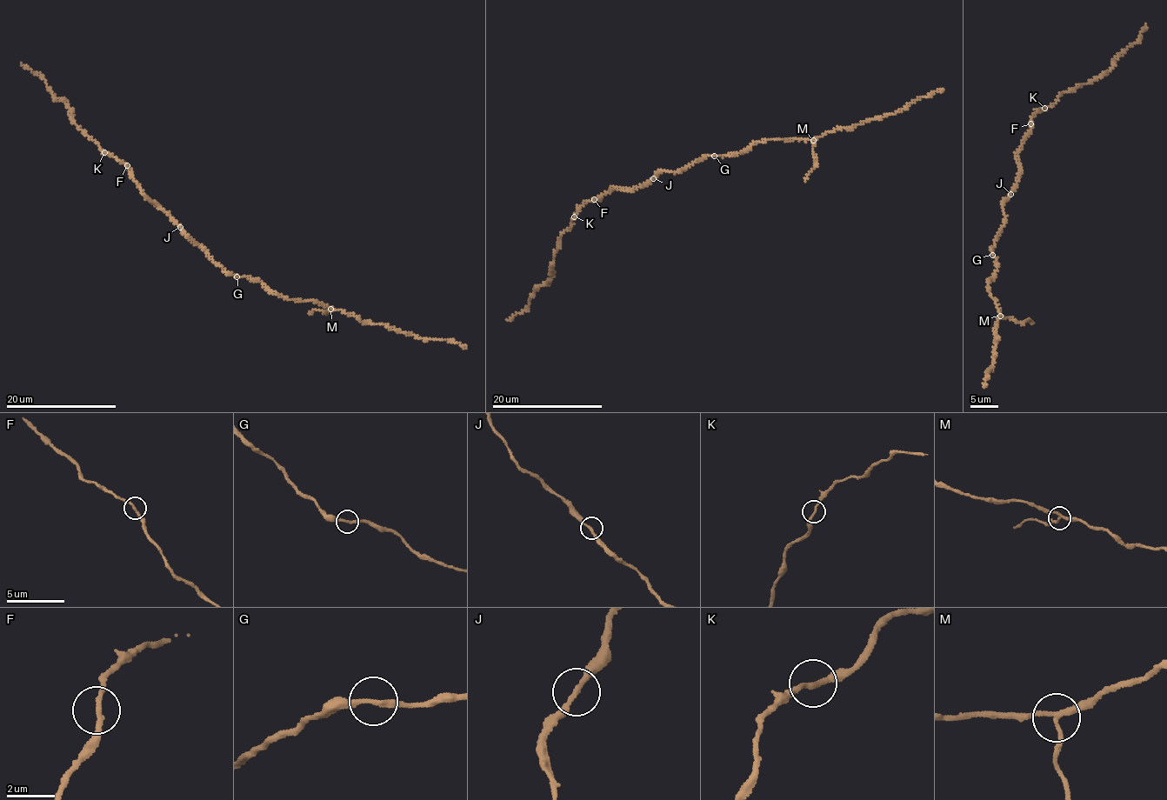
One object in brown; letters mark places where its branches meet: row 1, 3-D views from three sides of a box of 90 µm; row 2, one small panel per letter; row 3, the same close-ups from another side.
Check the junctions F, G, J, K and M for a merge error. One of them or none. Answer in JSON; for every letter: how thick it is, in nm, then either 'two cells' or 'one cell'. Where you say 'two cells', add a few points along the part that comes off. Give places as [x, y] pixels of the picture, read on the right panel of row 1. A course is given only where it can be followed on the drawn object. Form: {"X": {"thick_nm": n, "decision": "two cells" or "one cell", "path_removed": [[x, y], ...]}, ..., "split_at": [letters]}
{"F": {"thick_nm": 200, "decision": "one cell"}, "G": {"thick_nm": 240, "decision": "one cell"}, "J": {"thick_nm": 220, "decision": "one cell"}, "K": {"thick_nm": 220, "decision": "one cell"}, "M": {"thick_nm": 200, "decision": "two cells", "path_removed": [[1000, 315], [1024, 323], [1029, 320], [1034, 323]]}, "split_at": ["M"]}

